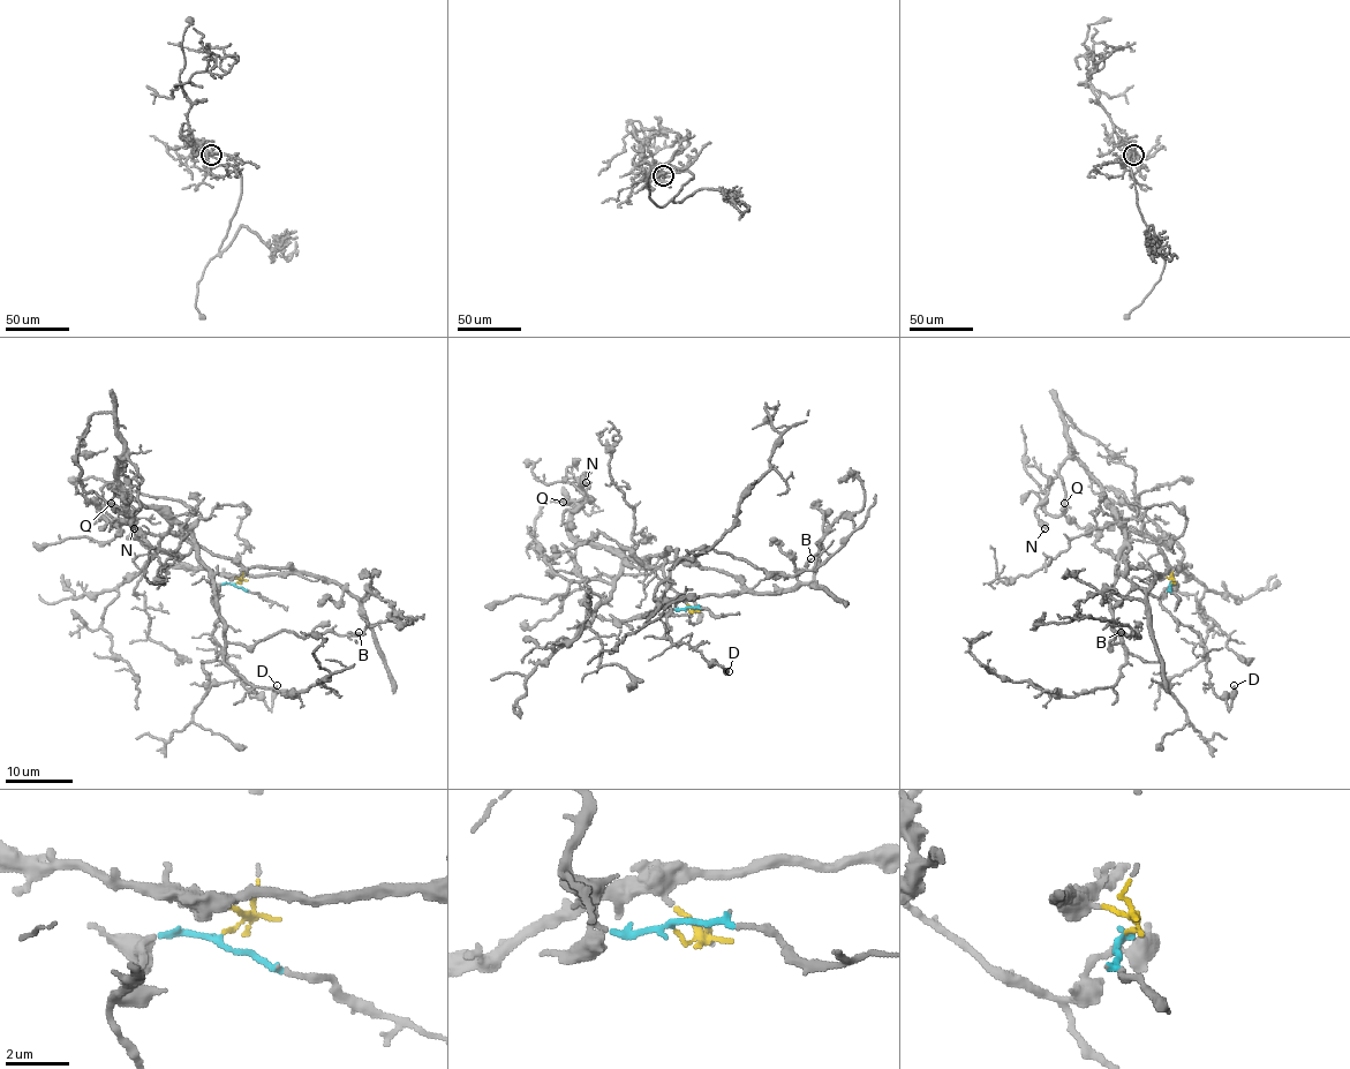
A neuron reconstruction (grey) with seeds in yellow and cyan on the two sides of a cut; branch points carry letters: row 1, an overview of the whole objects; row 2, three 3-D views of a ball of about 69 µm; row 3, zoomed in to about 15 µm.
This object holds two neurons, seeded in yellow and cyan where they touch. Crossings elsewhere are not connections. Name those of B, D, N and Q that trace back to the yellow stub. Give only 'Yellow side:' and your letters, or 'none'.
Yellow side: none

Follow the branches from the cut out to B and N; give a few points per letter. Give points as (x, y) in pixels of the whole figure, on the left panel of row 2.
B: (235, 584), (220, 584), (213, 597), (213, 576), (227, 641), (253, 646), (283, 631), (303, 638), (359, 633)
N: (235, 584), (220, 584), (213, 597), (195, 540), (130, 496), (118, 474), (122, 459), (136, 469), (134, 528)

